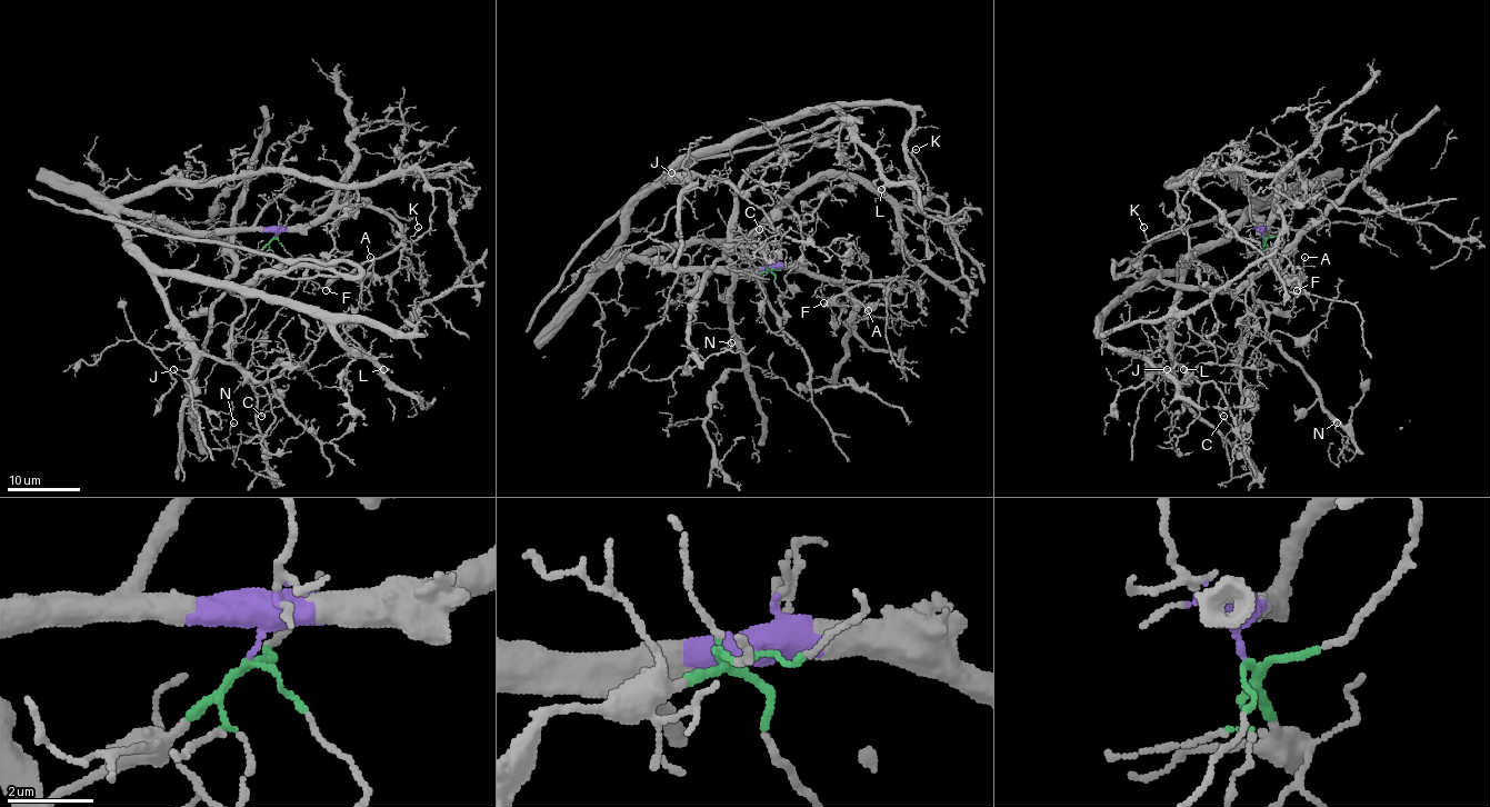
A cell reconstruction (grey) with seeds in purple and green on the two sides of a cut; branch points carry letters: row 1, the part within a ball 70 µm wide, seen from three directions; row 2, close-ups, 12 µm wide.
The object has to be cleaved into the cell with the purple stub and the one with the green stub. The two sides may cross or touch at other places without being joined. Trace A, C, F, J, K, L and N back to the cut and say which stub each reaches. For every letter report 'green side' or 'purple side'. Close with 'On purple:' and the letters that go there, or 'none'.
A: purple side
C: purple side
F: purple side
J: purple side
K: purple side
L: purple side
N: green side
On purple: A, C, F, J, K, L

